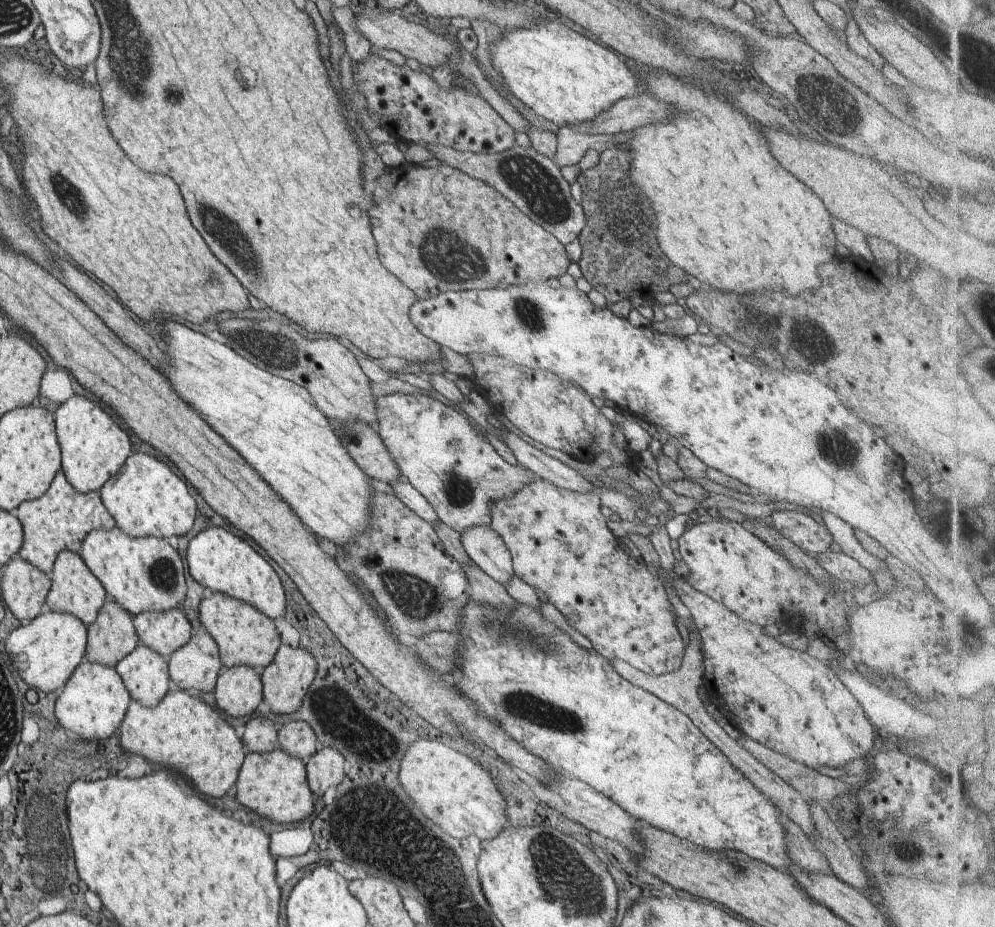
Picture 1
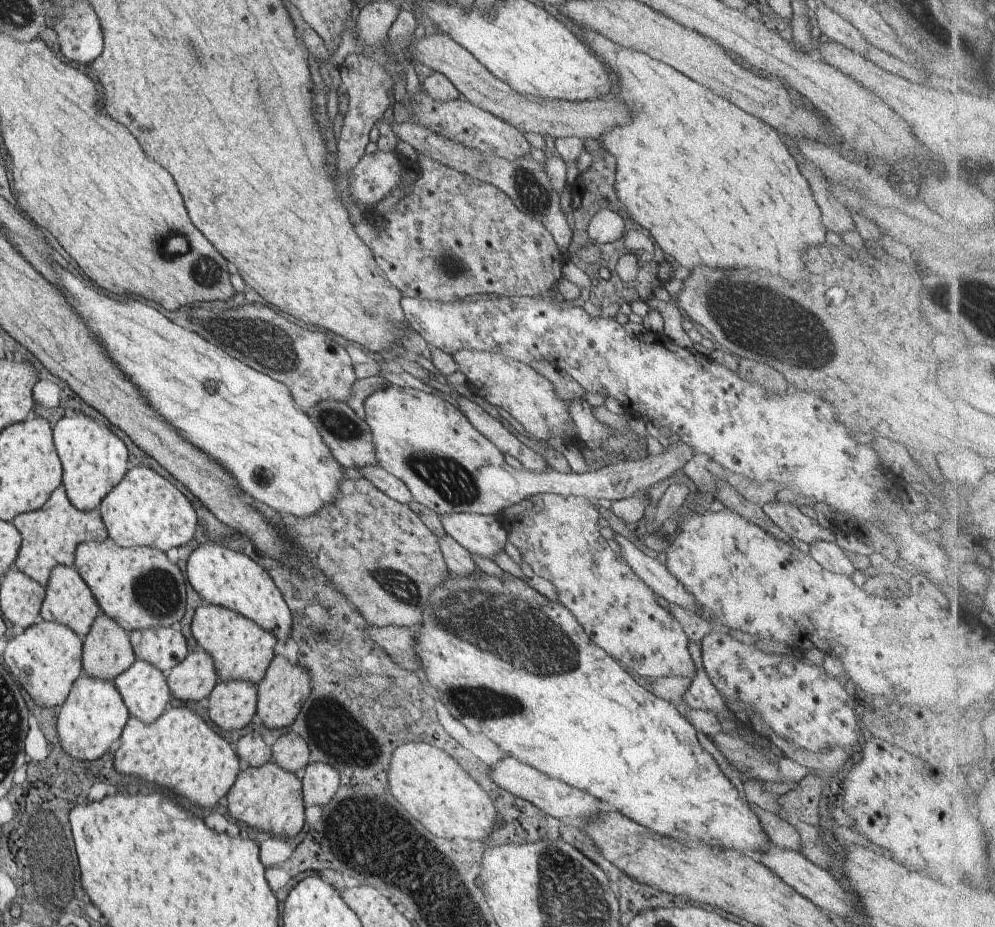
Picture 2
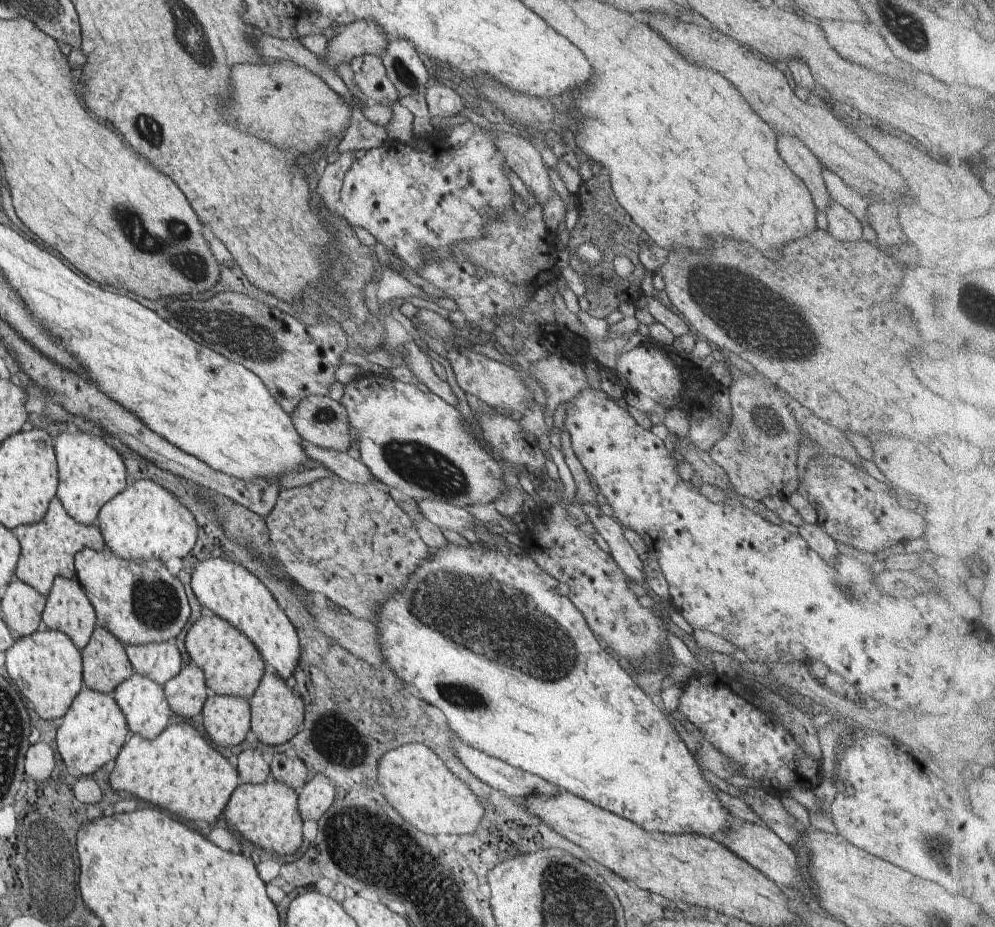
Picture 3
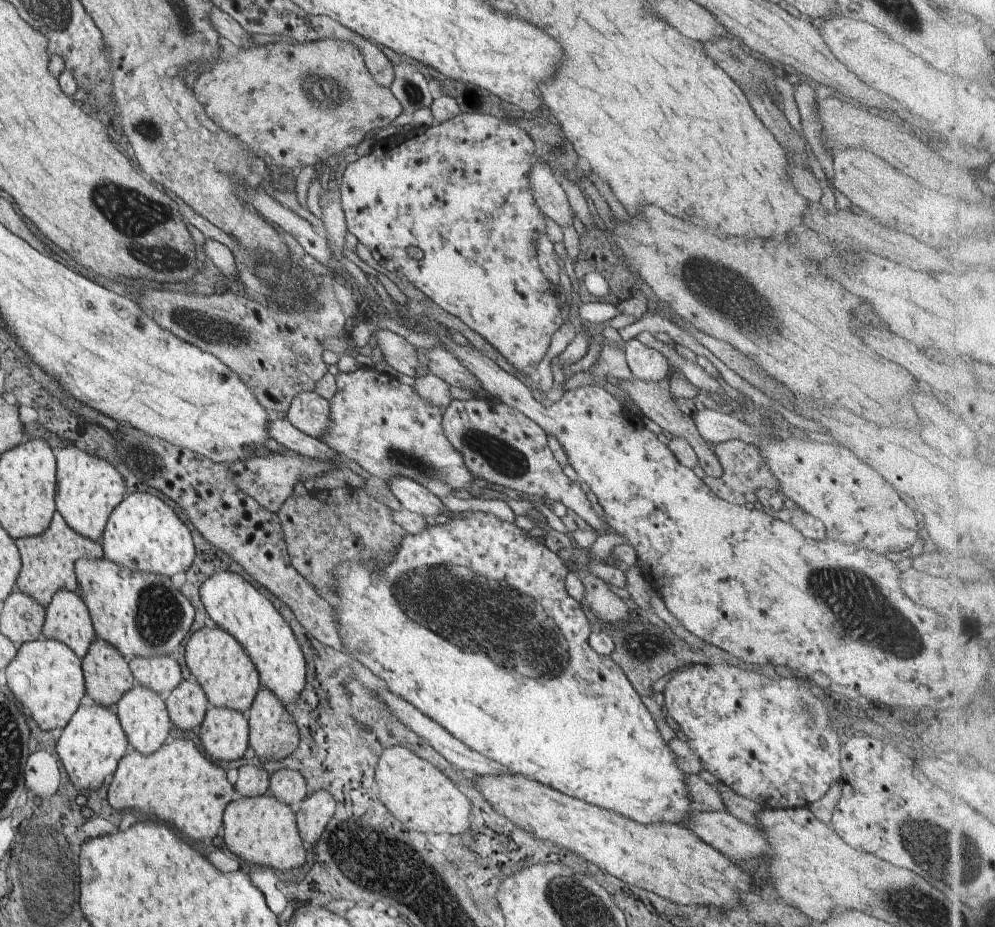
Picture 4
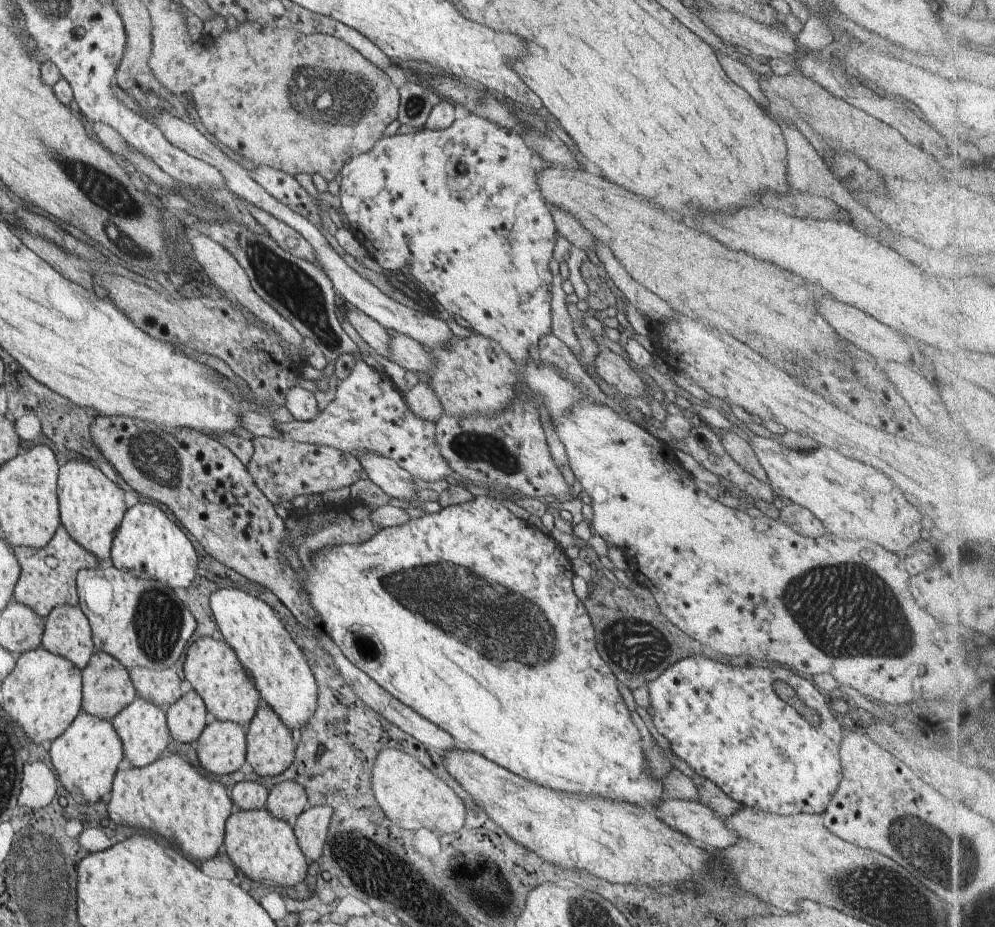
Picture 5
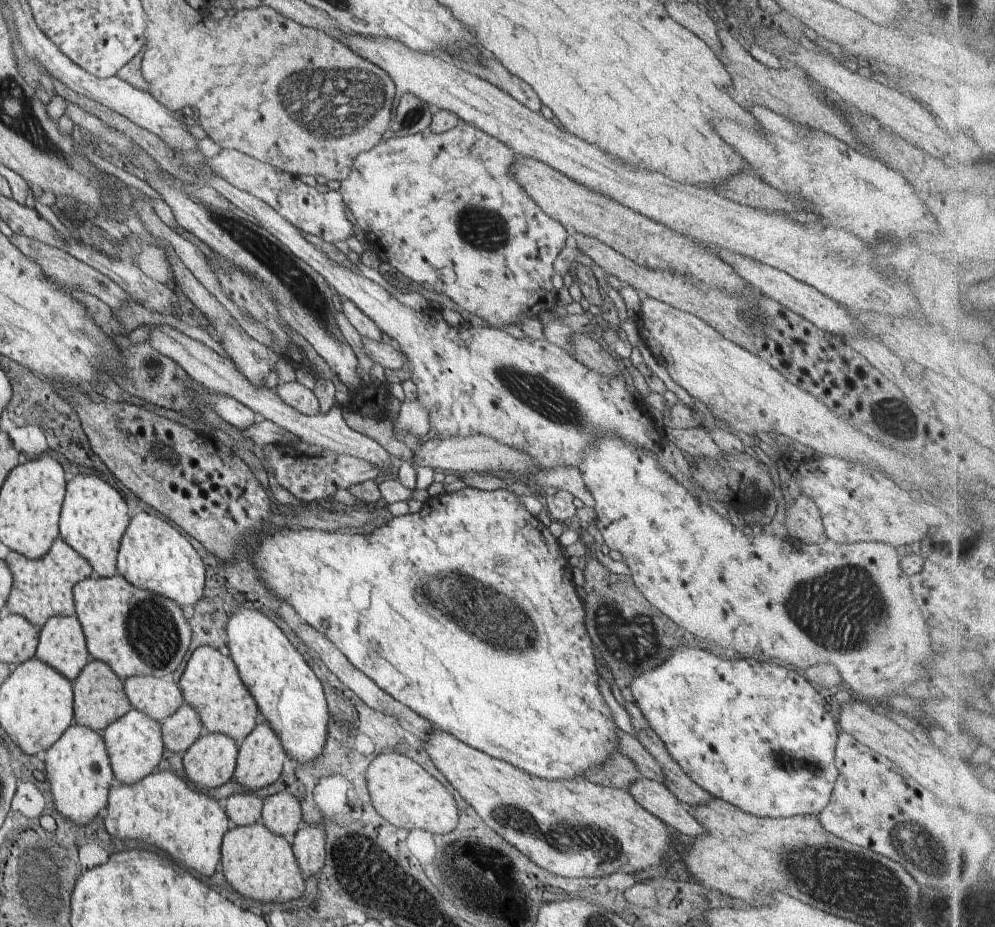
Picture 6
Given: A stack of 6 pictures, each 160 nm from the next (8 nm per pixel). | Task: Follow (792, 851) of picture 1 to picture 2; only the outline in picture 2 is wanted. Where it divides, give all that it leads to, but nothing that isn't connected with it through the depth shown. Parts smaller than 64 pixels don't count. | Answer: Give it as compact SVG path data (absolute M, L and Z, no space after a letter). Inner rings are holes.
M752 805L752 812L758 816L771 843L778 848L788 848L794 852L802 850L802 838L800 838L798 830L788 820L784 820L777 813L763 810L754 805Z

